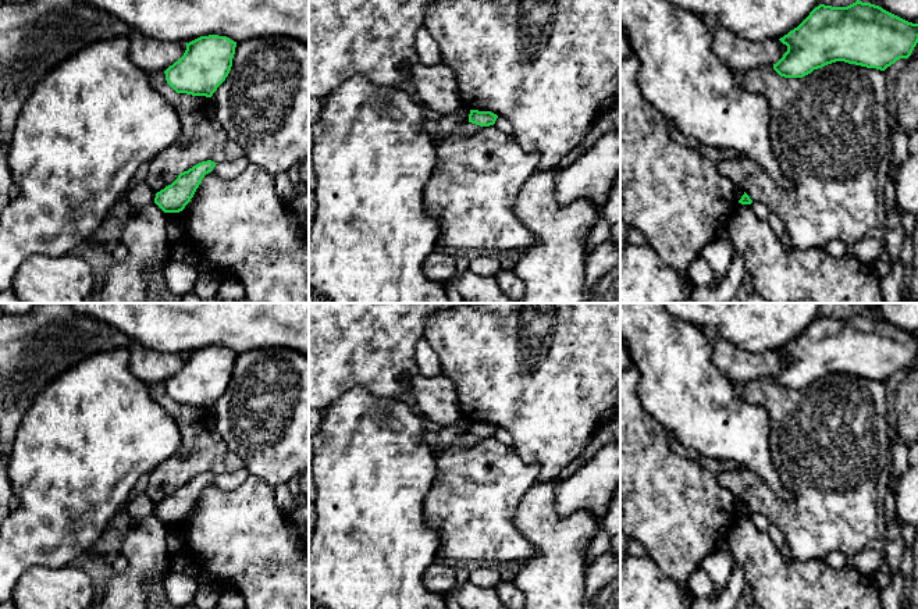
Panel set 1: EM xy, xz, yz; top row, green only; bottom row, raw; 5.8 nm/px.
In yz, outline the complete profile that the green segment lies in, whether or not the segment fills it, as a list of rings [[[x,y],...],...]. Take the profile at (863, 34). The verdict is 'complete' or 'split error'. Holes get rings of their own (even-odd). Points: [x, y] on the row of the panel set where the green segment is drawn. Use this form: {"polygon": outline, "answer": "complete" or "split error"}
{"polygon": [[[860,0],[847,7],[819,4],[779,40],[787,51],[773,70],[784,78],[803,78],[836,61],[885,71],[911,56],[918,24]]], "answer": "complete"}

